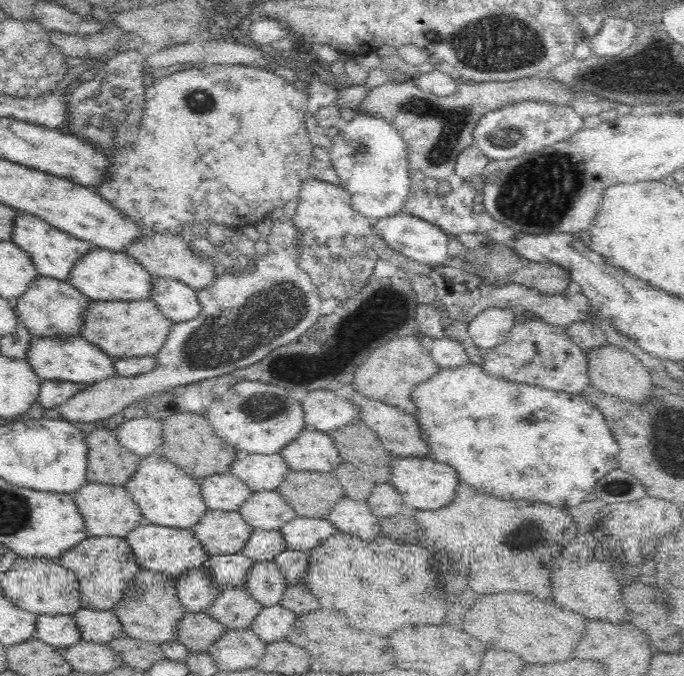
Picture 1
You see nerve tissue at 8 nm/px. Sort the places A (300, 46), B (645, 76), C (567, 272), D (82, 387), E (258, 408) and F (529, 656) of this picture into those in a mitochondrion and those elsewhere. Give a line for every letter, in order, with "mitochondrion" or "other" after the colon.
A: other
B: mitochondrion
C: other
D: other
E: mitochondrion
F: other

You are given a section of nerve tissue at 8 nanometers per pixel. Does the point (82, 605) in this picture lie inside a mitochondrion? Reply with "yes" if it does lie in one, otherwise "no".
no

